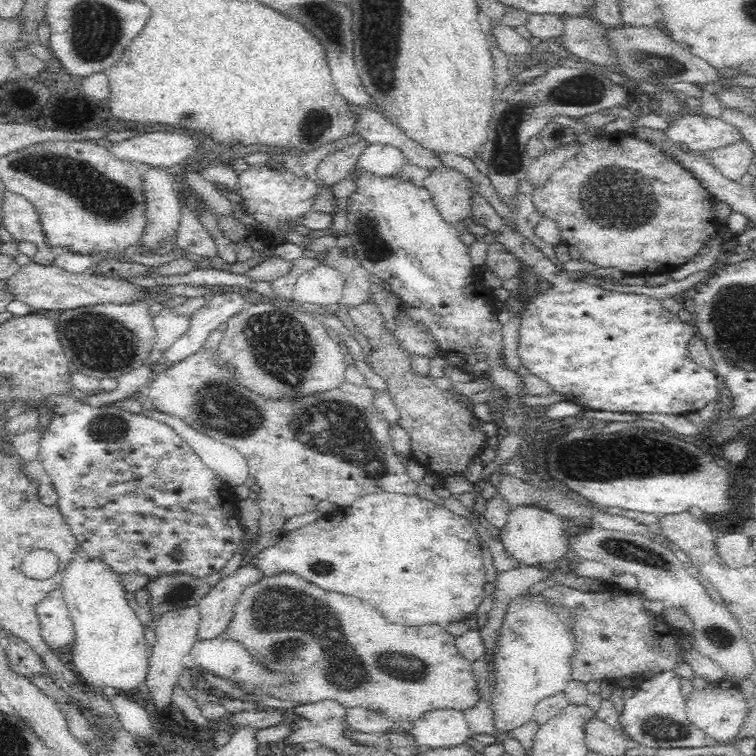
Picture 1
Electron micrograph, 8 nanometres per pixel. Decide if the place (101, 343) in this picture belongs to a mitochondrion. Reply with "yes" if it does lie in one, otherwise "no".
yes

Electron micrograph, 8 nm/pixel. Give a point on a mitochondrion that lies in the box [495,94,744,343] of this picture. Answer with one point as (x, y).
(604, 199)

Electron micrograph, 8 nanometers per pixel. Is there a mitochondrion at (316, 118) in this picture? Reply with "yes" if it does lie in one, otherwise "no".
yes

